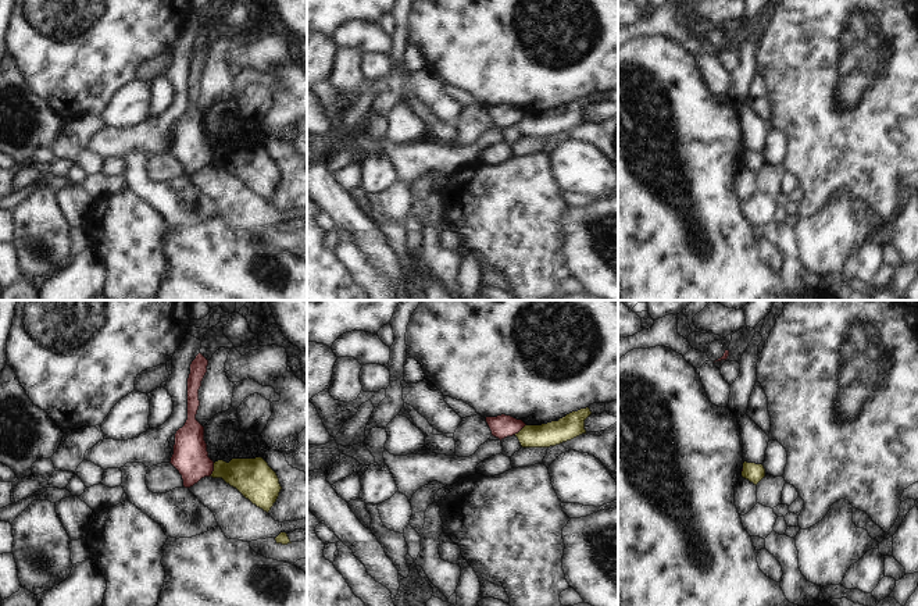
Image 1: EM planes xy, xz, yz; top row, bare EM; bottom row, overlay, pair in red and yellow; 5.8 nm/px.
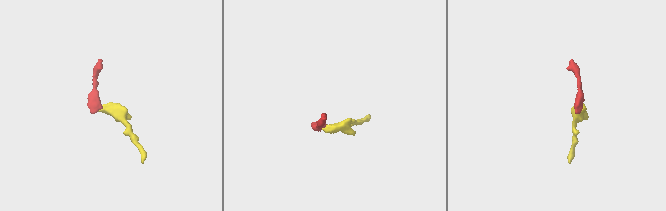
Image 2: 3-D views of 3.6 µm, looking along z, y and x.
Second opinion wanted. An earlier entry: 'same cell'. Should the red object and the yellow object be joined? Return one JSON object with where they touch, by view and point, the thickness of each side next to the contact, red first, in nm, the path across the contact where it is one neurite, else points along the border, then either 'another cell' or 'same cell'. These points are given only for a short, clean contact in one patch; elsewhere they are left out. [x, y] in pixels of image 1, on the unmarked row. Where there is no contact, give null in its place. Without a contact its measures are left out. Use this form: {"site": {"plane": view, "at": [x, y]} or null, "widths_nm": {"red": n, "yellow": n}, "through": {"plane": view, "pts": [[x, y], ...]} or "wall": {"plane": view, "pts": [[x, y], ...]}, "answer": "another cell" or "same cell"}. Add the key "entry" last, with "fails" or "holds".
{"site": {"plane": "xy", "at": [213, 159]}, "widths_nm": {"red": 200, "yellow": 220}, "wall": {"plane": "xy", "pts": [[214, 152], [214, 159], [209, 164]]}, "answer": "another cell", "entry": "fails"}

